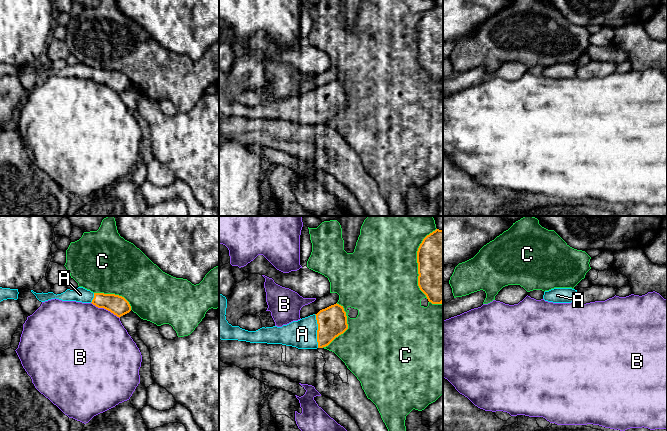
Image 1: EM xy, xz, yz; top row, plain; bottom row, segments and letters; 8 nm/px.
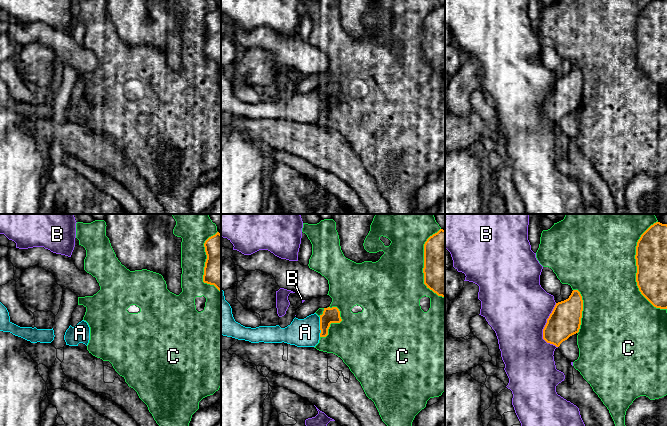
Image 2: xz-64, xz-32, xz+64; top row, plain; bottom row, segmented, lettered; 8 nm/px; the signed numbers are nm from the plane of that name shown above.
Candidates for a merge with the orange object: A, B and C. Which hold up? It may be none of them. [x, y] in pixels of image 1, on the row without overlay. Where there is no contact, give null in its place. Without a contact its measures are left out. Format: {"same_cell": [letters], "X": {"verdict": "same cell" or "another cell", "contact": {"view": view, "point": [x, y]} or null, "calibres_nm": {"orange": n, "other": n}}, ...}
{"same_cell": ["A"], "A": {"verdict": "same cell", "contact": {"view": "xz", "point": [317, 107]}, "calibres_nm": {"orange": 240, "other": 240}}, "B": {"verdict": "another cell", "contact": {"view": "xy", "point": [105, 84]}, "calibres_nm": {"orange": 160, "other": 480}}, "C": {"verdict": "another cell", "contact": {"view": "xz", "point": [417, 38]}, "calibres_nm": {"orange": 420, "other": 500}}}

